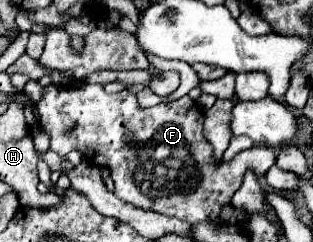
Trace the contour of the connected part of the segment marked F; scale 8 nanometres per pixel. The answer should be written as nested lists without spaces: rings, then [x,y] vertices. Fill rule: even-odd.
[[[86,84],[80,88],[52,88],[44,86],[42,98],[36,102],[36,110],[40,114],[40,126],[50,136],[50,150],[58,156],[66,156],[70,150],[78,150],[84,158],[94,166],[110,168],[114,174],[116,190],[114,194],[144,210],[154,210],[166,216],[176,216],[184,222],[212,222],[218,218],[220,208],[230,204],[230,196],[242,185],[247,170],[254,170],[256,176],[263,175],[274,162],[276,152],[268,146],[252,146],[236,154],[229,162],[214,164],[212,144],[203,134],[204,115],[190,96],[182,96],[168,104],[158,104],[152,108],[140,108],[136,104],[136,96],[128,90],[106,94],[100,84]],[[74,126],[72,134],[66,130]]]

